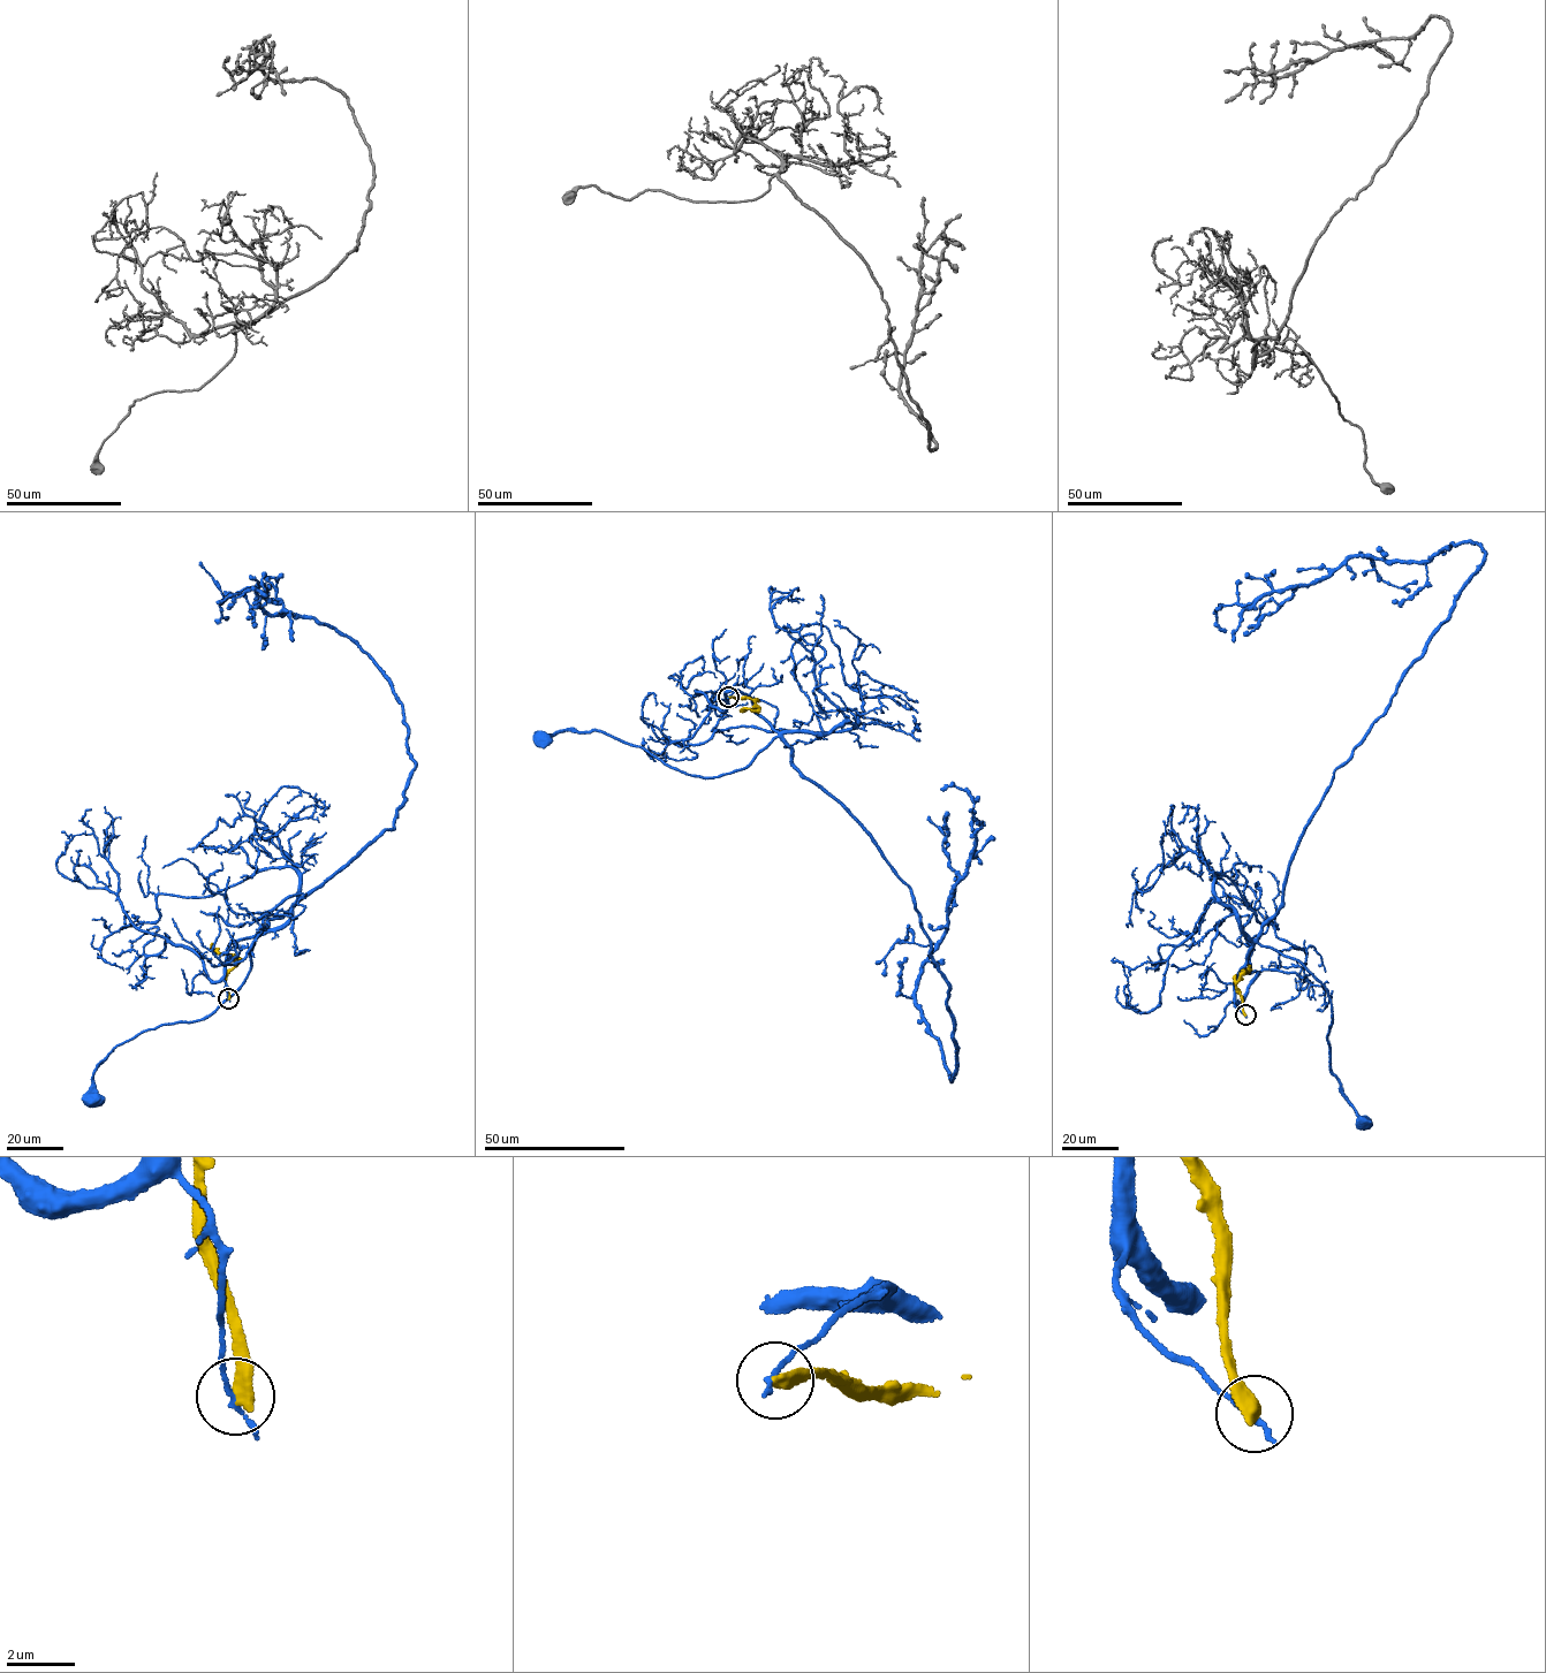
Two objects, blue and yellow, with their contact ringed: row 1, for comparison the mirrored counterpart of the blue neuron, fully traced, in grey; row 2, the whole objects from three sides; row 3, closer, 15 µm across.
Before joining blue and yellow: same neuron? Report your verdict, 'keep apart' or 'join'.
keep apart

